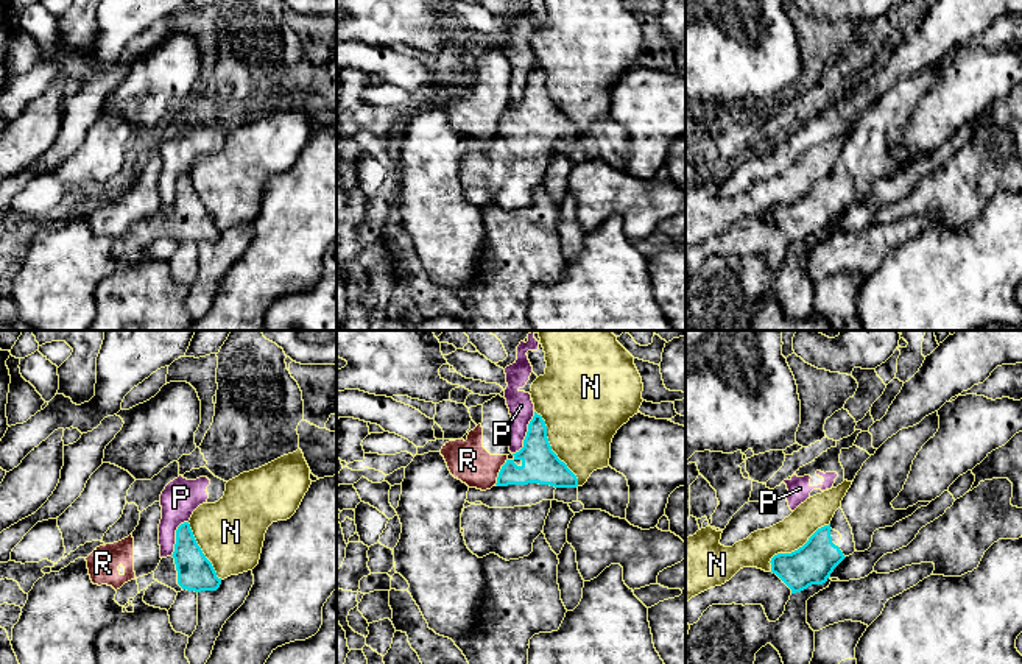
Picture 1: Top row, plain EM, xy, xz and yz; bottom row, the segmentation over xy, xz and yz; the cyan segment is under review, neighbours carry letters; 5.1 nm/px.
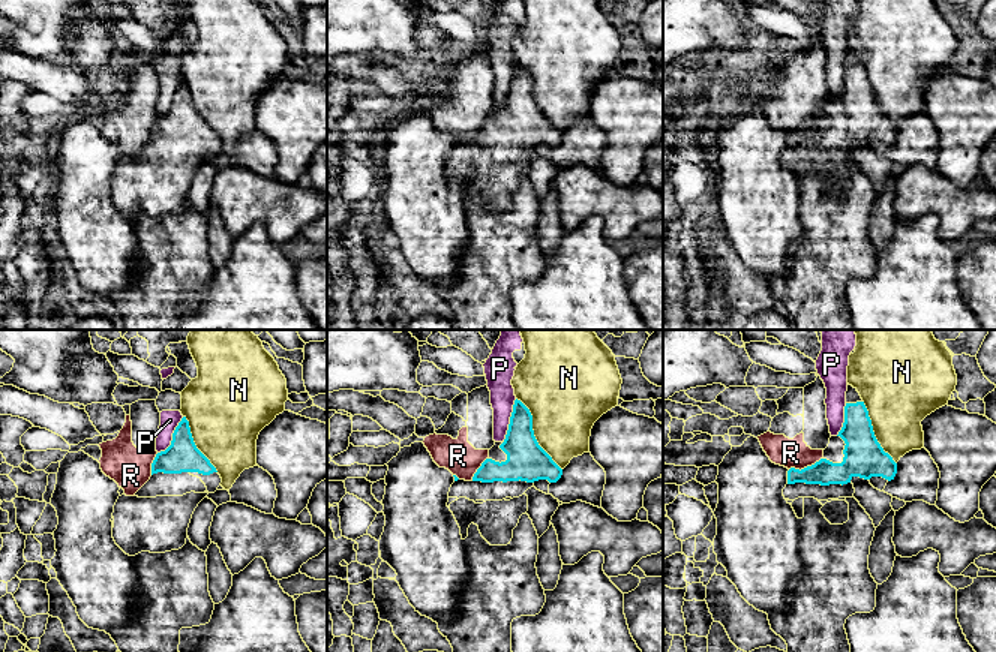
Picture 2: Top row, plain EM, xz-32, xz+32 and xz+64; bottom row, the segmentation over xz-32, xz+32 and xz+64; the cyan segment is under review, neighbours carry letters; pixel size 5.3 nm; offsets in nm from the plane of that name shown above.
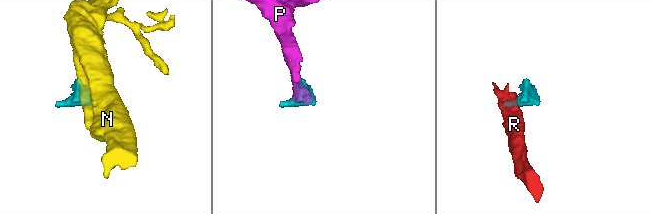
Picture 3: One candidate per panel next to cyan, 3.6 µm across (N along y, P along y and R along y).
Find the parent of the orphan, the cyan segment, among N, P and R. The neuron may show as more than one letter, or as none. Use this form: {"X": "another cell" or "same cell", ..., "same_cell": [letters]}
{"N": "another cell", "P": "another cell", "R": "another cell", "same_cell": []}

